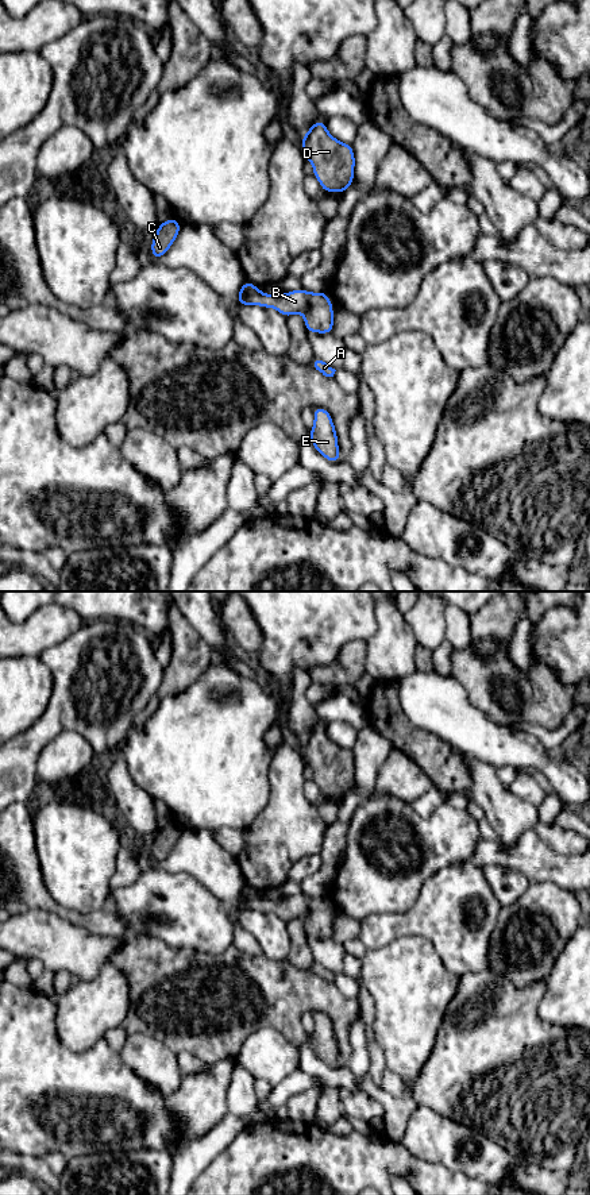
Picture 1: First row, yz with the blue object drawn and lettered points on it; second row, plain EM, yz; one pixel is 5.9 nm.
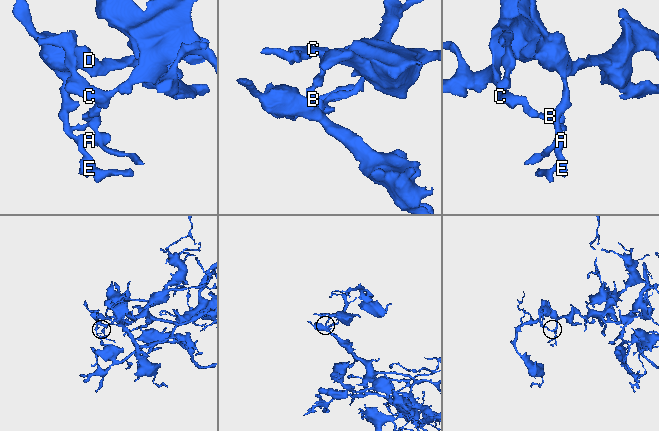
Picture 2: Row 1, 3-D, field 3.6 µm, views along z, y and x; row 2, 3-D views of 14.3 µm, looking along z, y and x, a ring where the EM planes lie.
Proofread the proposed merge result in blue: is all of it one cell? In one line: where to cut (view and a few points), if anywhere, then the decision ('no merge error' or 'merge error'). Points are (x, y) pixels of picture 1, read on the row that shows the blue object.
cut none; no merge error

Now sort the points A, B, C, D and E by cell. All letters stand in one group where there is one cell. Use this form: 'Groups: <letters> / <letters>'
Groups: A B C D E

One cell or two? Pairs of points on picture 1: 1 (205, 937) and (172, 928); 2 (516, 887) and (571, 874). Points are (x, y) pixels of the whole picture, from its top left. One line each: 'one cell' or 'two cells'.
1: one cell
2: two cells

